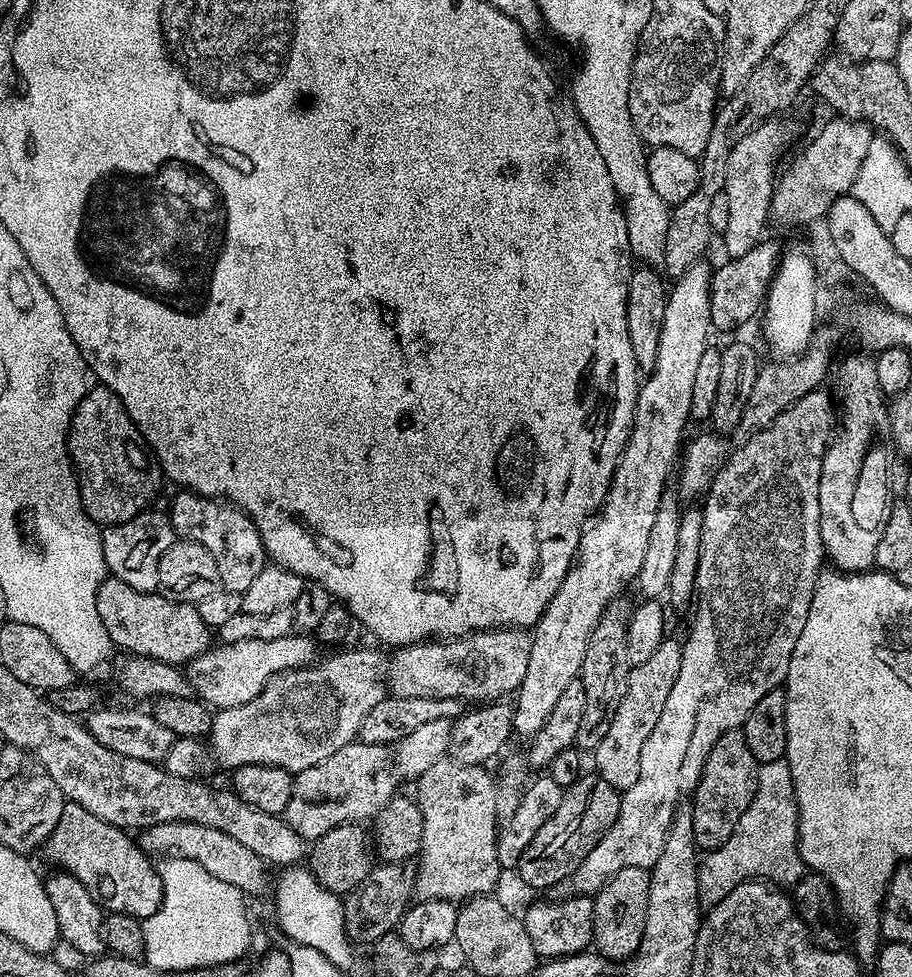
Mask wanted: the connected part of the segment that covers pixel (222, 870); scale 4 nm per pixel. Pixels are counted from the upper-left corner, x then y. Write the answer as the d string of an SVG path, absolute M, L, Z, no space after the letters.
M175 820L165 824L155 824L150 829L152 844L163 854L181 856L187 860L198 862L198 866L205 868L214 878L218 878L228 885L233 885L245 895L264 896L272 888L272 874L267 861L260 855L254 854L252 850L235 841L222 830L214 830L214 826L202 826L185 820Z

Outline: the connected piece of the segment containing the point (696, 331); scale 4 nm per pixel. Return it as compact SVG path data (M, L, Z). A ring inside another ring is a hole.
M704 262L694 263L675 277L673 288L671 285L667 289L666 318L662 318L662 338L658 338L658 358L652 373L641 383L628 444L620 455L600 511L584 526L571 570L562 578L562 586L558 586L554 598L550 598L544 613L531 629L530 666L526 666L526 678L522 678L514 693L512 726L517 733L535 733L543 724L562 690L578 679L582 658L586 656L586 642L598 618L602 618L602 610L640 575L654 514L669 487L672 455L676 452L680 431L690 424L690 394L694 391L698 362L710 346L712 273L713 269L707 268Z

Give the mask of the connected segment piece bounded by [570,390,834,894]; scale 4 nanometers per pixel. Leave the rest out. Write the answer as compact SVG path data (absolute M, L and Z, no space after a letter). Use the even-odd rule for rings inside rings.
M824 390L807 392L801 400L796 400L784 411L778 413L773 420L769 420L759 430L753 431L752 436L740 449L733 451L720 465L712 484L709 486L702 503L702 546L698 558L698 574L696 575L696 590L694 593L694 605L696 604L696 617L692 620L692 629L688 632L688 641L682 644L682 658L678 678L674 682L674 690L670 690L670 698L666 698L666 706L662 706L662 718L650 730L650 738L646 738L646 746L642 746L642 756L638 766L638 780L634 786L623 789L620 798L620 809L614 823L609 824L604 835L596 841L584 859L576 865L571 873L571 891L576 894L595 894L600 887L607 882L618 870L623 868L651 869L654 861L664 845L664 838L668 827L672 824L672 815L675 814L681 803L680 795L695 793L696 783L700 781L702 766L714 742L722 738L722 734L731 728L740 728L745 718L758 706L758 698L762 698L770 690L781 687L790 670L790 658L794 654L794 646L798 642L798 634L802 634L802 626L806 626L806 614L810 614L810 602L814 598L816 579L820 577L822 565L820 560L825 559L823 547L820 543L820 511L818 510L818 482L820 481L820 463L824 457L824 451L828 448L828 441L834 435L834 400L824 393Z

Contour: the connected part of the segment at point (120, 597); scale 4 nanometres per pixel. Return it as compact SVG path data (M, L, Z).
M113 575L98 586L96 609L102 626L106 626L106 634L117 649L120 647L125 653L160 660L164 664L187 665L214 640L213 629L202 622L195 604L170 600L159 591L134 590Z

